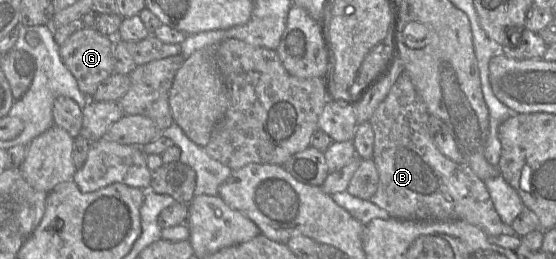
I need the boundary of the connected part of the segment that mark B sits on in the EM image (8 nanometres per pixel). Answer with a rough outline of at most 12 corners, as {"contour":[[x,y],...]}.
{"contour":[[403,71],[369,121],[370,201],[393,218],[504,223],[484,181],[439,151]]}

